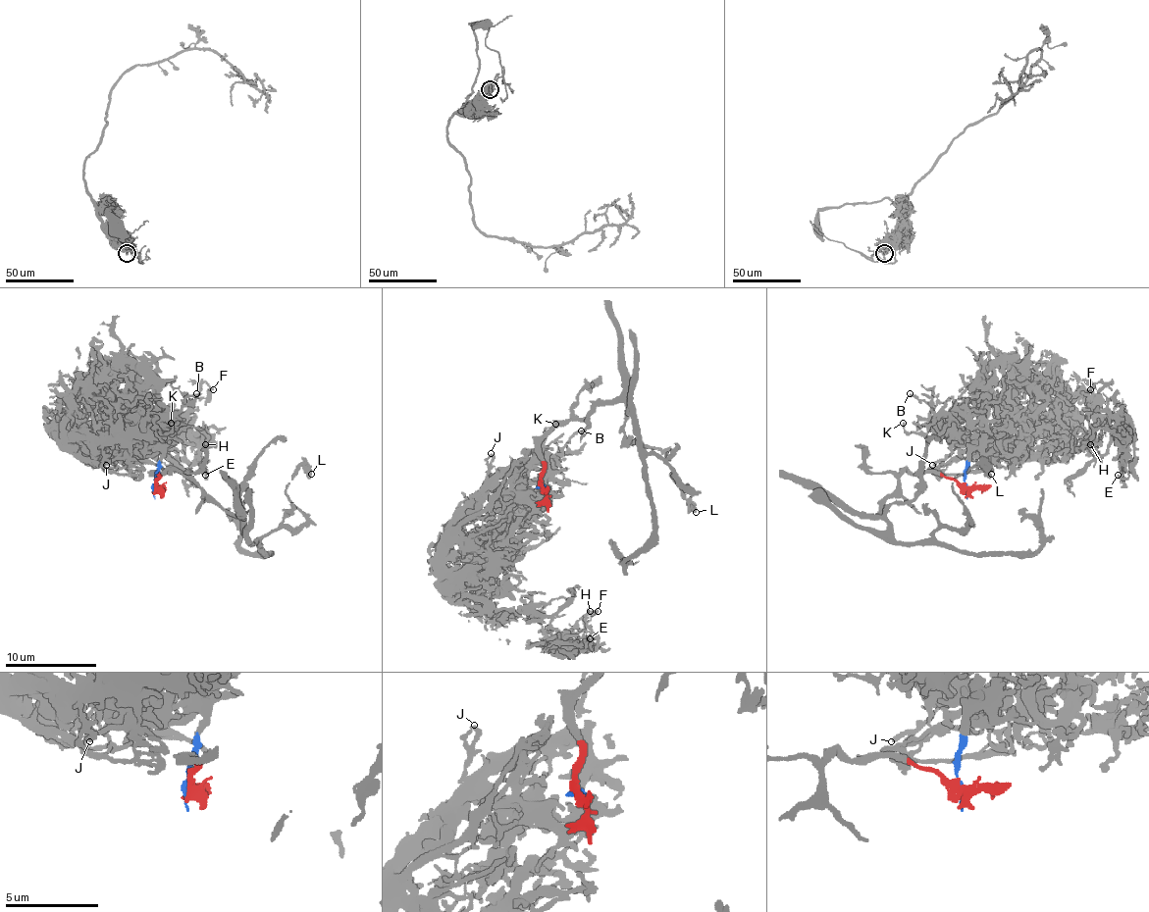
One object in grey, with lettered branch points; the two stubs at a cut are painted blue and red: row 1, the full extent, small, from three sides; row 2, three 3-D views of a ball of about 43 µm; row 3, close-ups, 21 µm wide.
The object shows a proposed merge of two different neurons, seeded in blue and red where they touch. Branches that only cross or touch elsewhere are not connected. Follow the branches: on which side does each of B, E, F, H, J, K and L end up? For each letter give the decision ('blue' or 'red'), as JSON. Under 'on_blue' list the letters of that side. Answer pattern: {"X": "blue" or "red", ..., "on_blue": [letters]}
{"B": "blue", "E": "blue", "F": "blue", "H": "blue", "J": "blue", "K": "blue", "L": "red", "on_blue": ["B", "E", "F", "H", "J", "K"]}

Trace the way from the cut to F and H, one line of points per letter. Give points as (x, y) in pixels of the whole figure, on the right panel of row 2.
F: (966, 490), (975, 449), (1010, 456), (1062, 440), (1087, 447), (1115, 422), (1113, 389), (1089, 389)
H: (966, 490), (975, 449), (1010, 456), (1075, 440), (1099, 454), (1120, 442), (1099, 429), (1089, 444)

